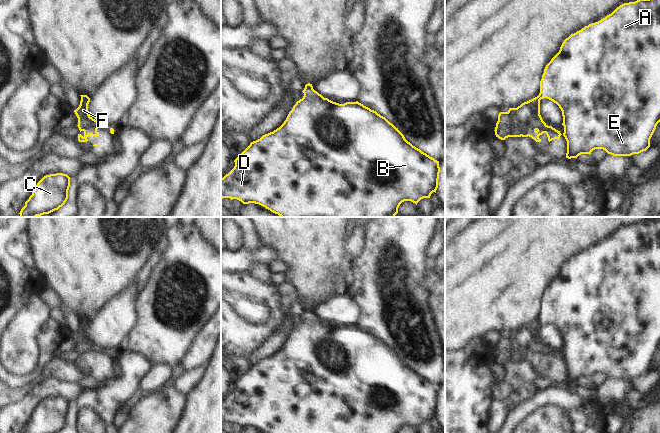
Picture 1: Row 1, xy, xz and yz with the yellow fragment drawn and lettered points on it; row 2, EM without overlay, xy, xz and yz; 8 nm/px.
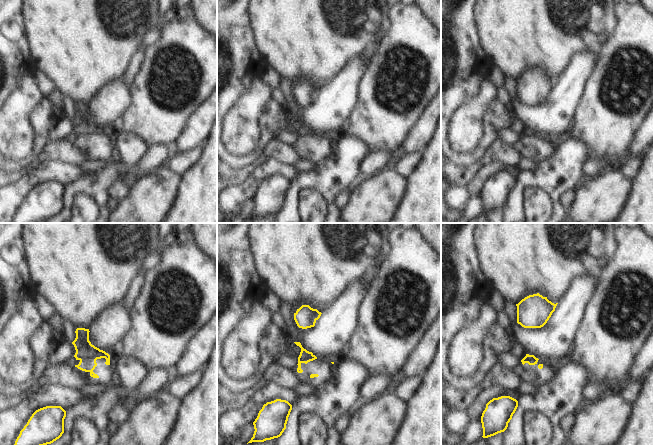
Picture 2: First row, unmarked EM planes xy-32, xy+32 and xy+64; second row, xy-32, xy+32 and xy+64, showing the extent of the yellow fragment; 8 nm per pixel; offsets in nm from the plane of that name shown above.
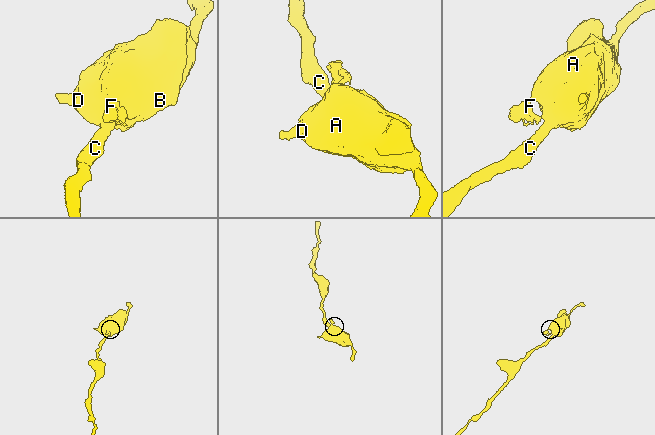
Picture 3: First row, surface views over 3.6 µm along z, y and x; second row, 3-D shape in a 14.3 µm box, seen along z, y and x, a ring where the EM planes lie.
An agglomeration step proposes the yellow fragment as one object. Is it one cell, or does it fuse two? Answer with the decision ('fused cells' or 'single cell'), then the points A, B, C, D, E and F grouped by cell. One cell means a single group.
fused cells | A B C D E / F

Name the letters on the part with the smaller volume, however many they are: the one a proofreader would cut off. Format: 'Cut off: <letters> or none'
Cut off: F

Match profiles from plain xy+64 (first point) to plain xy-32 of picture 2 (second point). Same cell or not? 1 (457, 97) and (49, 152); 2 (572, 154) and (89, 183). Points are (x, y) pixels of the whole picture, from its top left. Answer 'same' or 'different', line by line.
1: different
2: same

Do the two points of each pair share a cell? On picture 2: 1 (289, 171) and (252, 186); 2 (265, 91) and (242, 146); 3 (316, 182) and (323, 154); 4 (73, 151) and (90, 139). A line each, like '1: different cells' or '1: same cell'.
1: same cell
2: same cell
3: different cells
4: different cells

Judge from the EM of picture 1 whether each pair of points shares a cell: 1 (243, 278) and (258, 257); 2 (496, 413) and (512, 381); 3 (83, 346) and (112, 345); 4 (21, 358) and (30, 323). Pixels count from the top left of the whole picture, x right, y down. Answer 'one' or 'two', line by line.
1: two
2: two
3: two
4: one

